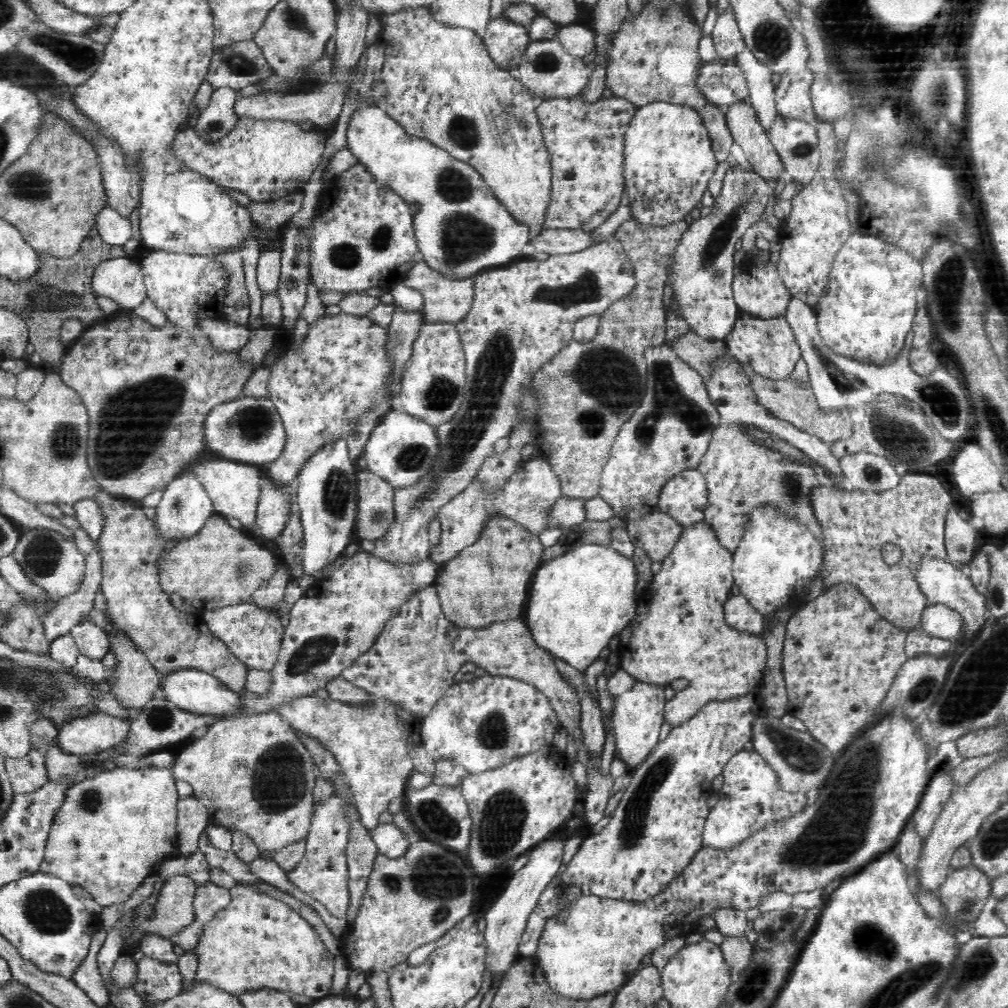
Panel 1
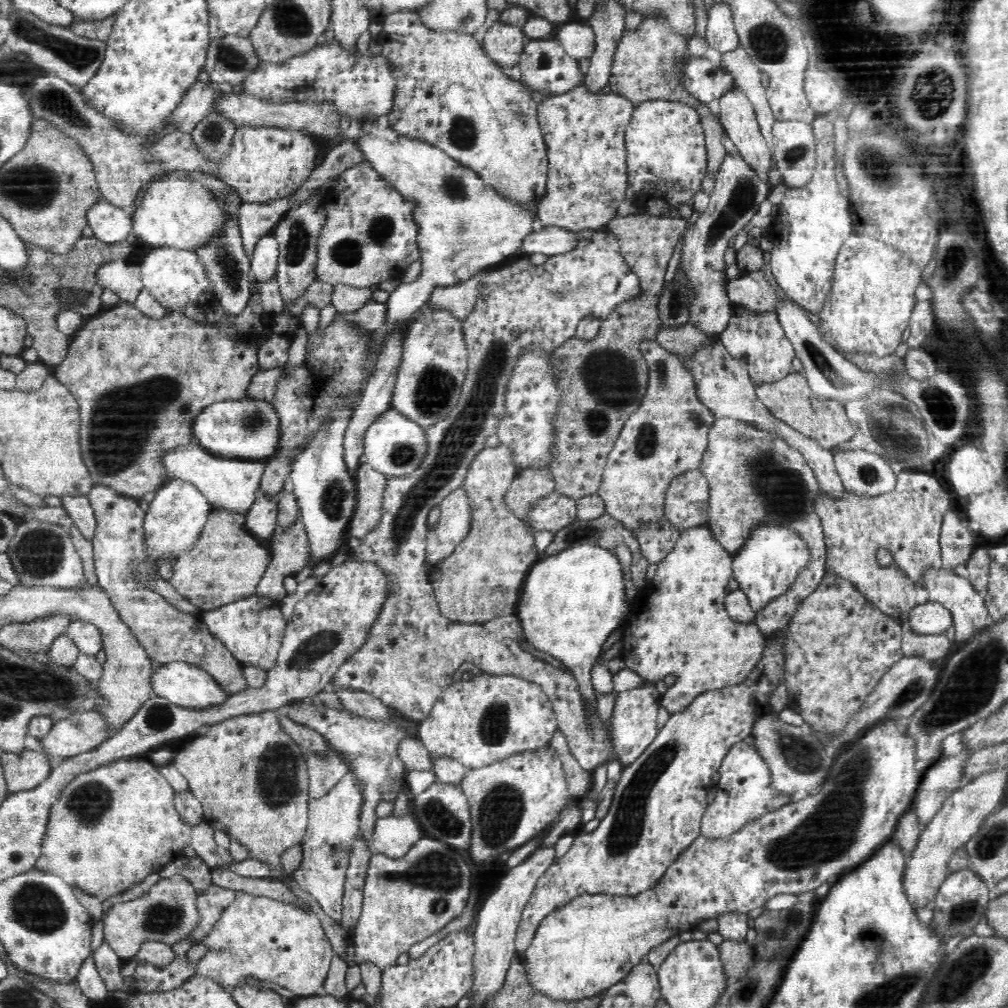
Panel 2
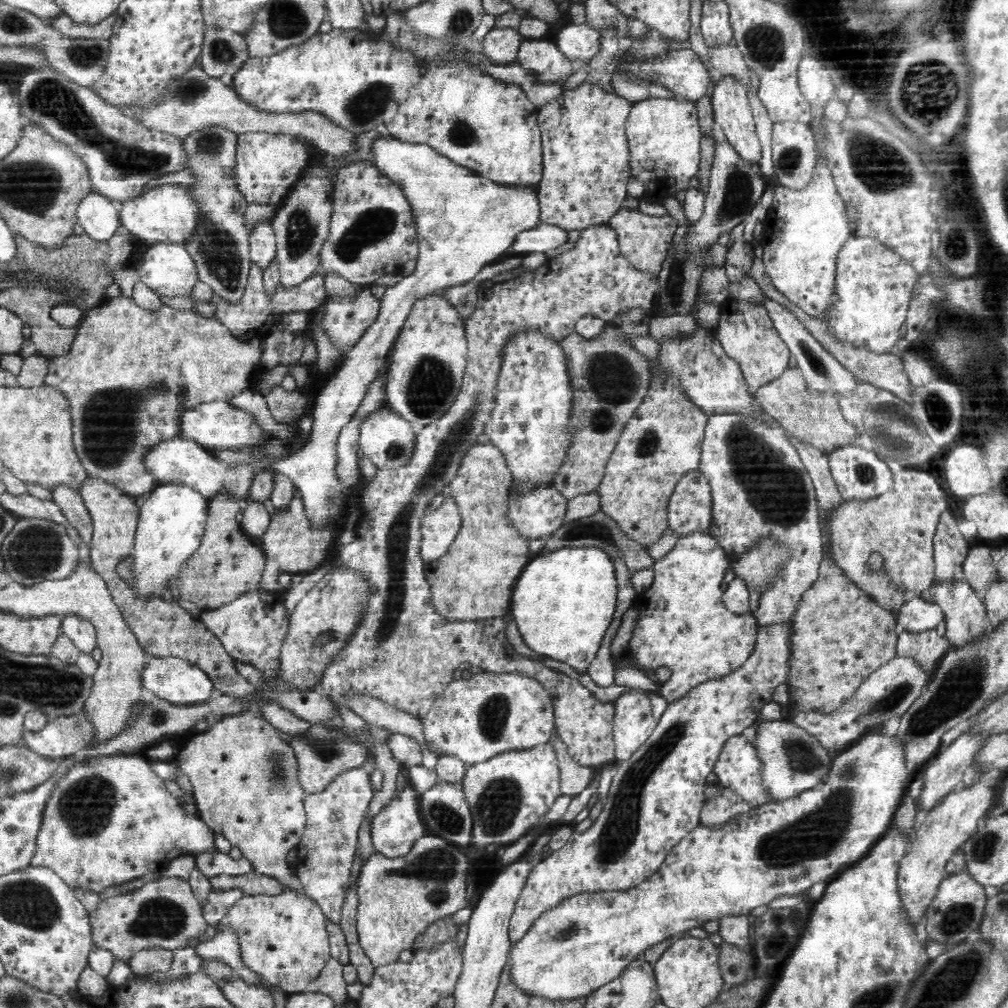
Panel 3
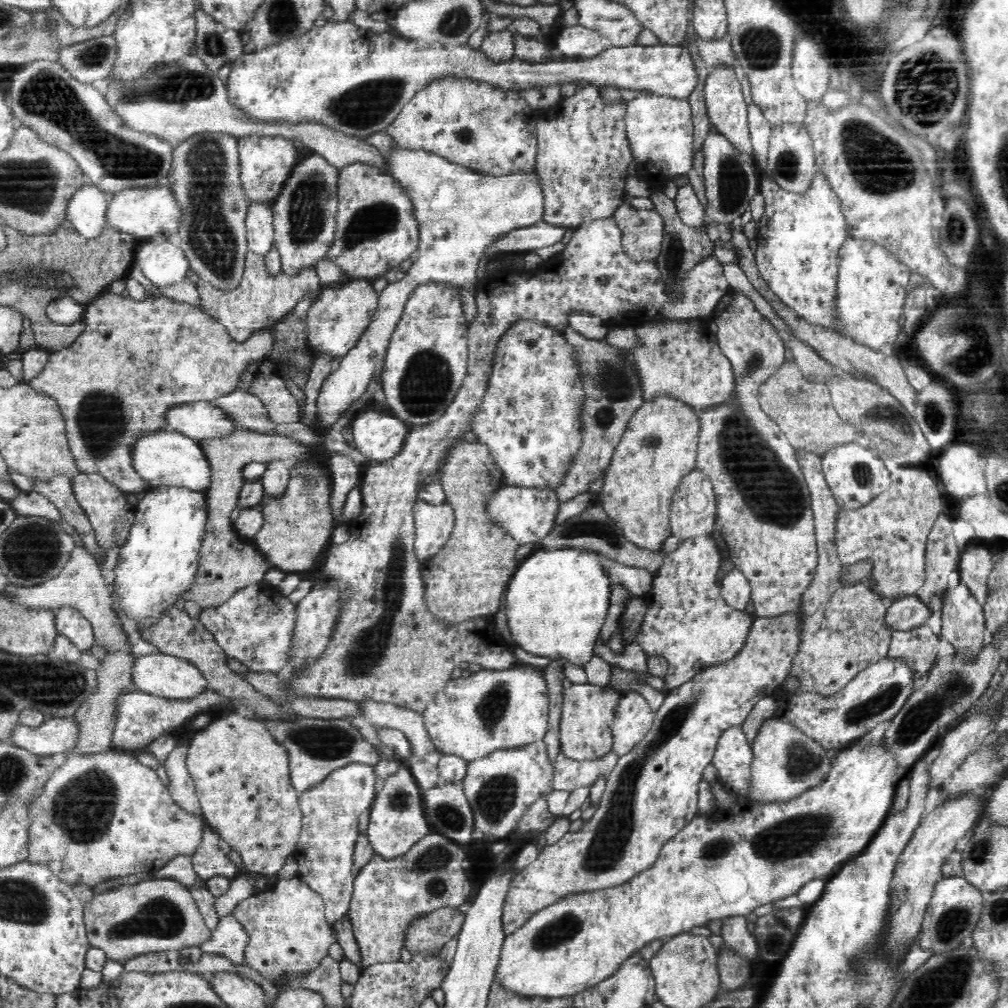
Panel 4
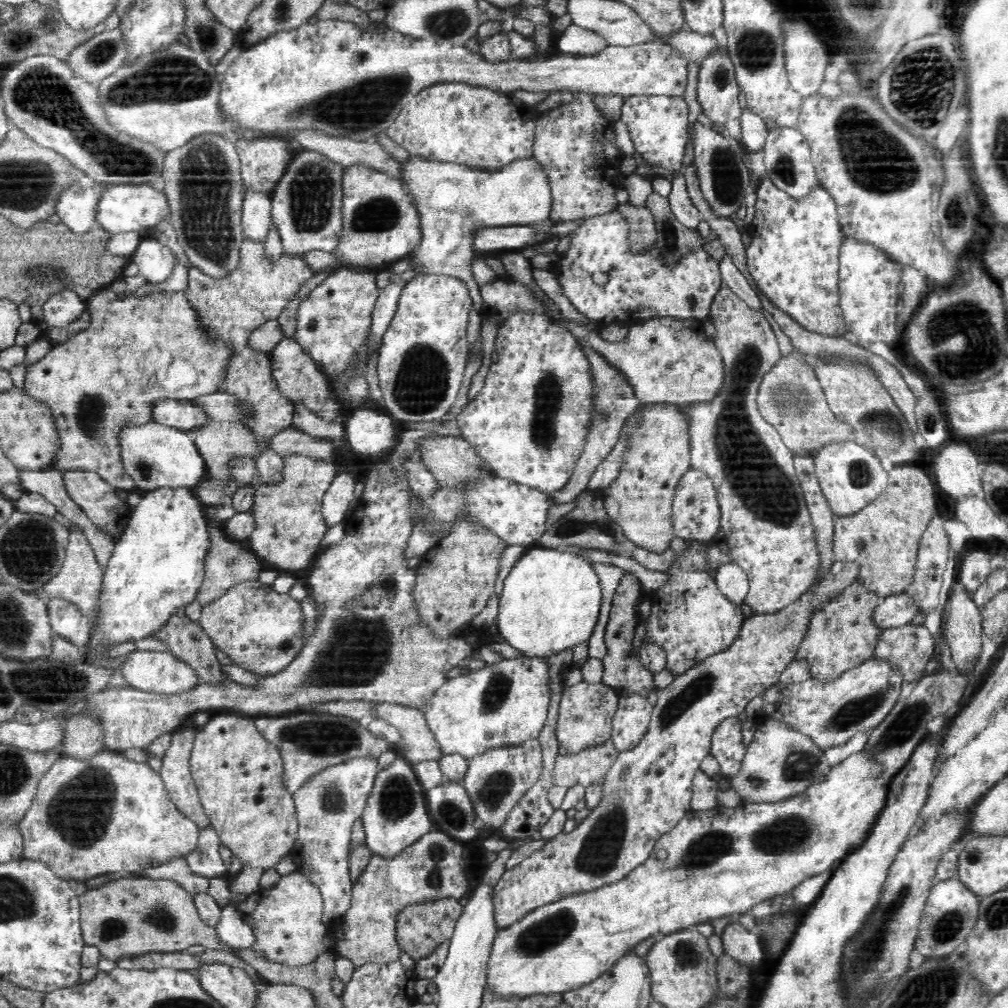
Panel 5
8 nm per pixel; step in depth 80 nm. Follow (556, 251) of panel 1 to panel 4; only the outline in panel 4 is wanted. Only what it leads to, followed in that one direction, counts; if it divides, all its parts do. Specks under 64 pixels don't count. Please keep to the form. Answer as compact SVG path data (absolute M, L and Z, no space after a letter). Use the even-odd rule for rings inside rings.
M542 222L534 226L526 226L522 229L514 230L506 237L500 238L492 248L487 250L487 258L492 256L496 251L525 254L532 252L536 248L552 246L564 238L567 228L555 226Z

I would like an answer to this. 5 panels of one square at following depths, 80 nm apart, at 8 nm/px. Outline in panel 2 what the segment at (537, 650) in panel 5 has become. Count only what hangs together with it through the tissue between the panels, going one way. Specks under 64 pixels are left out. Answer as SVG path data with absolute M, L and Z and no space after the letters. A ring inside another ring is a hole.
M581 543L556 556L543 556L530 571L521 593L517 616L524 626L526 639L532 648L559 658L570 667L582 693L586 727L592 735L599 717L598 700L591 681L592 666L610 634L633 614L630 581L629 568L612 550Z

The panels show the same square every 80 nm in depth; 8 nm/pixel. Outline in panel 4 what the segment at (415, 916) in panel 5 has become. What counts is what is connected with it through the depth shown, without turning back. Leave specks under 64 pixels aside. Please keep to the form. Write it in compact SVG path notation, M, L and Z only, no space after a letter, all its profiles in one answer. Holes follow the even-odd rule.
M442 910L434 918L426 918L422 926L410 930L410 950L412 955L418 952L428 953L438 950L459 933L464 922L464 913L458 910Z

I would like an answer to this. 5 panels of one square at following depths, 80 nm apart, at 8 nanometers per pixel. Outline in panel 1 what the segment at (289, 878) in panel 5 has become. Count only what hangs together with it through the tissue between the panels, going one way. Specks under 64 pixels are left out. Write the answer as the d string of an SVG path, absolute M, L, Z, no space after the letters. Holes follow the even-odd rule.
M236 883L229 889L229 891L230 904L226 908L218 910L218 912L208 920L208 922L204 922L204 928L202 928L202 934L200 934L198 944L196 944L193 950L190 951L190 953L196 955L195 982L202 985L214 986L220 990L237 996L243 995L244 993L253 993L260 989L272 989L284 993L292 992L294 996L308 996L308 998L314 1000L332 996L335 973L335 956L330 954L330 951L328 951L324 946L320 935L316 930L314 930L314 927L289 904L286 904L282 900L272 898L268 893L260 890L260 888L256 888L252 885Z

